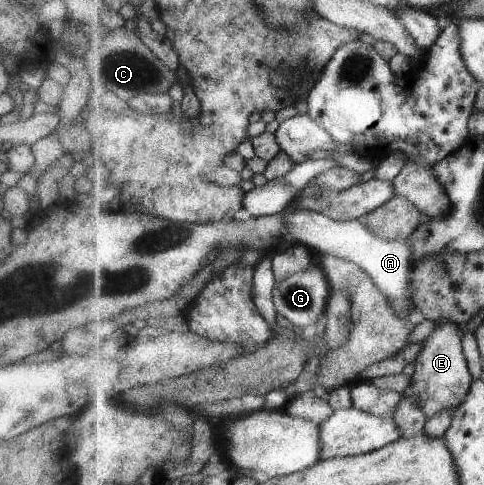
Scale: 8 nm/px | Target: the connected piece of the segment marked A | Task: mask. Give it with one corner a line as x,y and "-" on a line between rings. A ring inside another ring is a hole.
291,204
285,208
284,212
286,212
288,234
294,236
299,243
311,247
315,255
331,254
358,264
360,268
372,275
376,286
391,300
400,316
409,315
416,307
412,302
412,295
409,294
410,278
414,270
409,240
382,240
358,219
337,221
320,211
293,209

